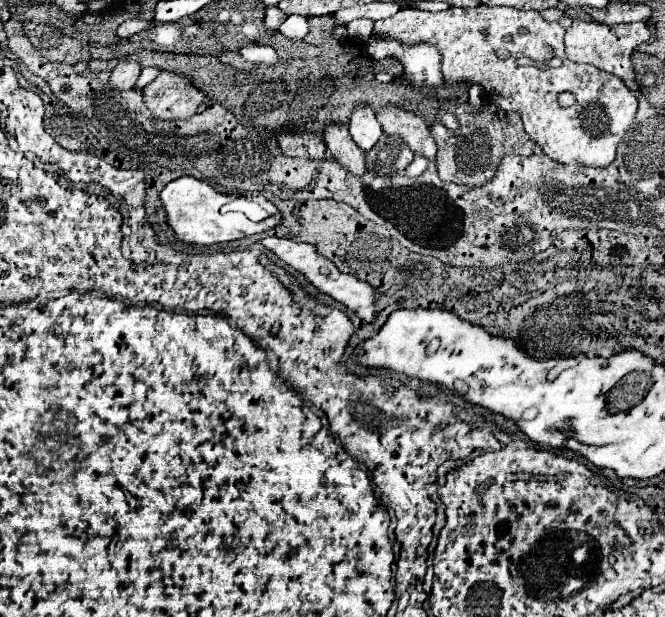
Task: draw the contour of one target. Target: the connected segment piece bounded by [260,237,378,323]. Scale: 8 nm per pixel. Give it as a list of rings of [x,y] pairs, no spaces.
[[[264,237],[260,241],[266,249],[274,251],[282,261],[286,261],[288,265],[292,265],[296,271],[300,271],[302,275],[306,275],[306,279],[316,287],[320,289],[322,293],[330,295],[332,299],[340,301],[342,305],[346,305],[348,309],[352,309],[364,323],[372,323],[376,321],[378,317],[378,309],[376,309],[376,291],[374,287],[370,287],[370,283],[366,281],[360,281],[356,279],[354,275],[348,275],[348,273],[342,273],[330,259],[326,259],[324,255],[320,255],[312,245],[308,243],[298,243],[298,241],[292,241],[292,239],[286,239],[286,237]]]

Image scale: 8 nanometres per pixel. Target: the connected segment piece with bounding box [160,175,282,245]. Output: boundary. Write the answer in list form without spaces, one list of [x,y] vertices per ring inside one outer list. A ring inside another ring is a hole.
[[[182,175],[174,181],[170,181],[162,193],[160,193],[162,205],[168,213],[168,223],[174,229],[176,237],[182,239],[184,243],[194,243],[194,245],[214,245],[214,243],[228,243],[234,239],[242,239],[254,233],[264,233],[268,229],[274,229],[280,225],[282,221],[282,213],[264,197],[256,197],[256,201],[272,215],[270,219],[262,221],[262,223],[252,223],[250,219],[246,219],[244,215],[220,215],[220,193],[206,181],[200,181],[196,177],[190,175]]]

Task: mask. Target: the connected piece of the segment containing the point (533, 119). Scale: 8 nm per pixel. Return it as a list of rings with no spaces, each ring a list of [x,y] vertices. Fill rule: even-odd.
[[[478,5],[472,9],[450,7],[448,11],[430,13],[422,9],[400,9],[396,15],[376,21],[374,35],[390,35],[402,43],[432,43],[442,53],[442,75],[448,85],[474,83],[484,87],[504,111],[518,111],[526,133],[542,147],[542,151],[558,163],[580,163],[606,167],[616,157],[616,145],[620,143],[626,129],[632,127],[638,101],[624,81],[612,73],[604,73],[598,67],[574,63],[564,51],[564,27],[550,23],[536,11],[518,11],[512,7],[488,7]],[[560,93],[572,93],[576,103],[562,107],[558,103]]]

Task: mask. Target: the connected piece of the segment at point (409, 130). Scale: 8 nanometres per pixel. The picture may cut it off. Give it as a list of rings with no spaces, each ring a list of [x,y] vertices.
[[[386,105],[376,113],[376,117],[378,117],[384,133],[400,135],[414,153],[420,153],[428,159],[436,157],[436,143],[430,135],[430,127],[424,123],[422,115]]]

